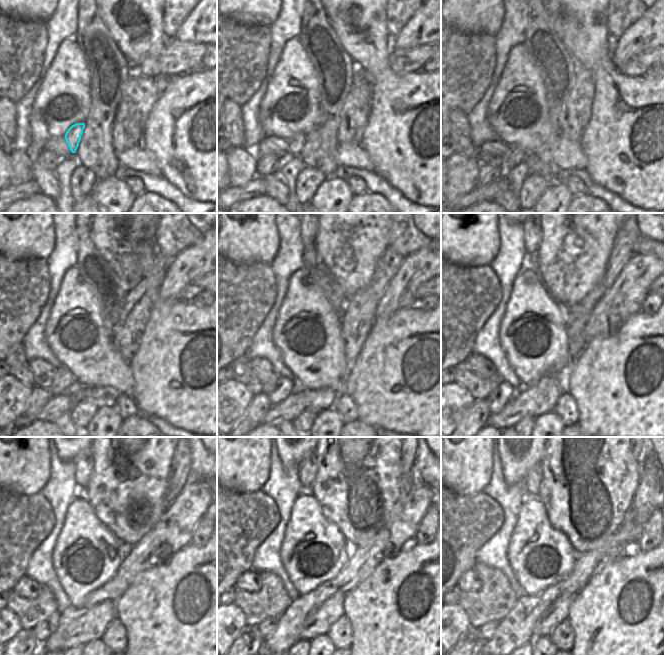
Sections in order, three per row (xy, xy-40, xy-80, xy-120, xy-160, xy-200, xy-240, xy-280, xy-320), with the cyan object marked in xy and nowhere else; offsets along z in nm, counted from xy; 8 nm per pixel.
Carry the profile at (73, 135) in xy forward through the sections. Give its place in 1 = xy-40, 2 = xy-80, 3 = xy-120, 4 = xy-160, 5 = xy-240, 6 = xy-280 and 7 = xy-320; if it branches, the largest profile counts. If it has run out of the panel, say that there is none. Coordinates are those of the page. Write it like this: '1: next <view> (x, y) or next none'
1: next xy-40 (296, 142)
2: next xy-80 (514, 155)
3: next xy-120 (64, 379)
4: next xy-160 (285, 386)
5: next xy-240 (43, 630)
6: next xy-280 (266, 628)
7: next xy-320 (487, 630)

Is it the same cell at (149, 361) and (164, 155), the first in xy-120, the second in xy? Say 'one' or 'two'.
one

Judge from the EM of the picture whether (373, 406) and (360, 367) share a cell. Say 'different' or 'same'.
same

